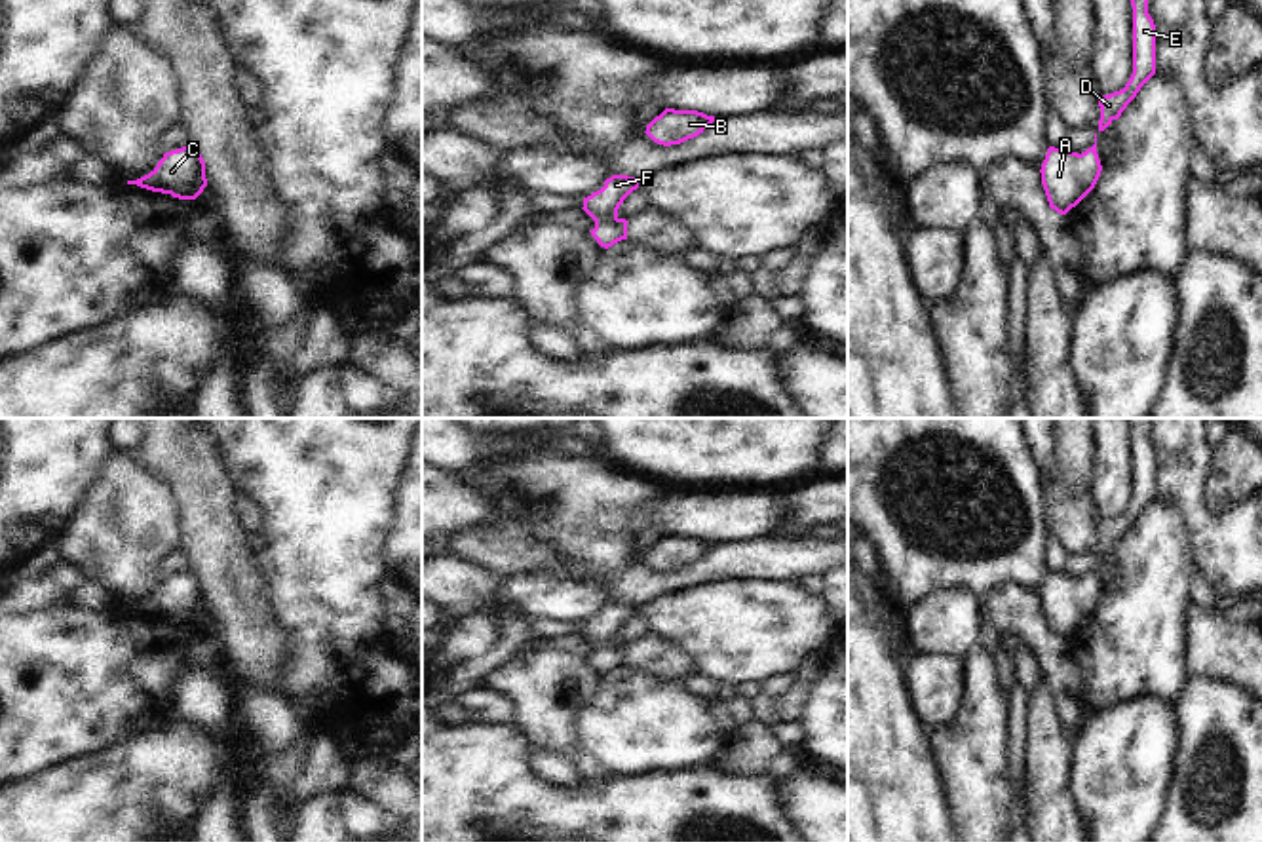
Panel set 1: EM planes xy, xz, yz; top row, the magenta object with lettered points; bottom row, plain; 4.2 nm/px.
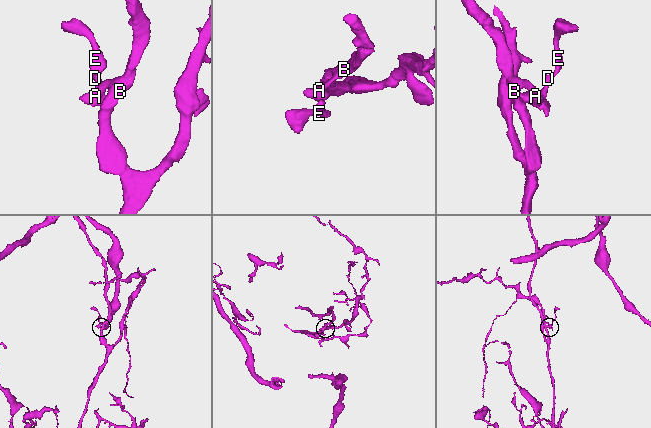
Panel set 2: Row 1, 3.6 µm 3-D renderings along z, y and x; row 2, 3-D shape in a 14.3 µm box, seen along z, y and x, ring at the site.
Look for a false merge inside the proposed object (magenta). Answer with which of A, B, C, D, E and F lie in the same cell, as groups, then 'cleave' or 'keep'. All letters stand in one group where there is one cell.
A B C D E F; keep

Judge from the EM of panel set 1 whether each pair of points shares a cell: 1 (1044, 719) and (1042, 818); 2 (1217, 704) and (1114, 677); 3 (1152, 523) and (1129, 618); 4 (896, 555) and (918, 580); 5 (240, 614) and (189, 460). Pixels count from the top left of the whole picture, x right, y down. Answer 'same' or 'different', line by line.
1: same
2: different
3: same
4: same
5: same

